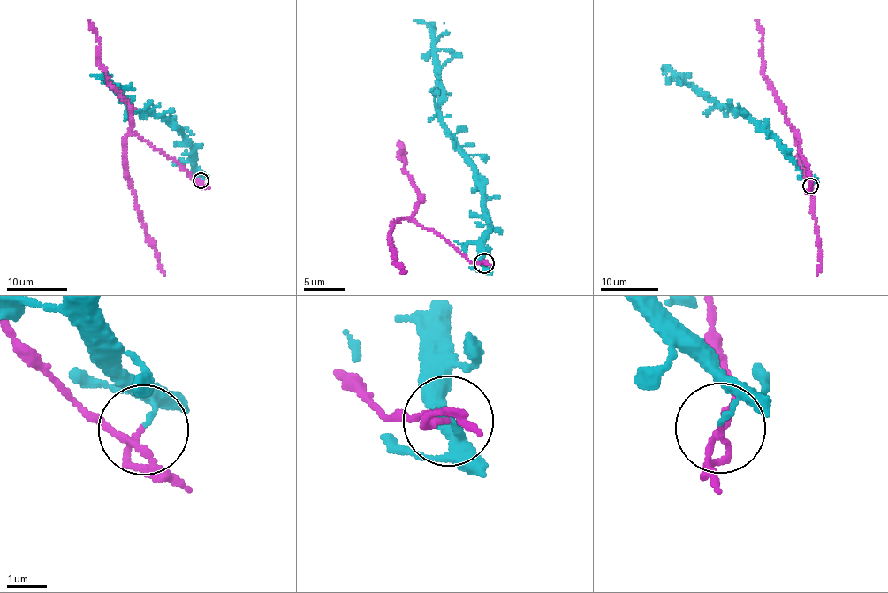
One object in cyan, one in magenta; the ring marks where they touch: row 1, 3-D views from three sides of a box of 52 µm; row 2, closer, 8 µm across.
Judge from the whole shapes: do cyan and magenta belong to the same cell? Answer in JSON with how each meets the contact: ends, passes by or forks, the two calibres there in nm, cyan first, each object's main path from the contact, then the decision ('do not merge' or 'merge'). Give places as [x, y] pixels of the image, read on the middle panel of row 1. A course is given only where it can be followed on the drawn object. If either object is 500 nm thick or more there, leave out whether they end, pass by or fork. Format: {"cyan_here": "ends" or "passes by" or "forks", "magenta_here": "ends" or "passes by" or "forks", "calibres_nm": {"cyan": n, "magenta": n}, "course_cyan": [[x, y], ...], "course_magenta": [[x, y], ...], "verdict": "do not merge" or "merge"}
{"cyan_here": "ends", "magenta_here": "passes by", "calibres_nm": {"cyan": 110, "magenta": 130}, "course_cyan": [[483, 263], [489, 217], [483, 195], [470, 159], [443, 120], [430, 29], [413, 20]], "course_magenta": [[483, 263], [472, 263], [444, 238], [403, 217], [394, 224], [390, 242], [394, 262], [400, 273], [406, 272]], "verdict": "do not merge"}

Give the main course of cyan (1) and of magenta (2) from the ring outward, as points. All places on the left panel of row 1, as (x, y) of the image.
1: (201, 179), (191, 144), (180, 132), (155, 112), (128, 107), (104, 79), (90, 74)
2: (201, 179), (197, 181), (178, 163), (133, 133), (126, 137), (125, 163), (136, 209), (163, 274)

